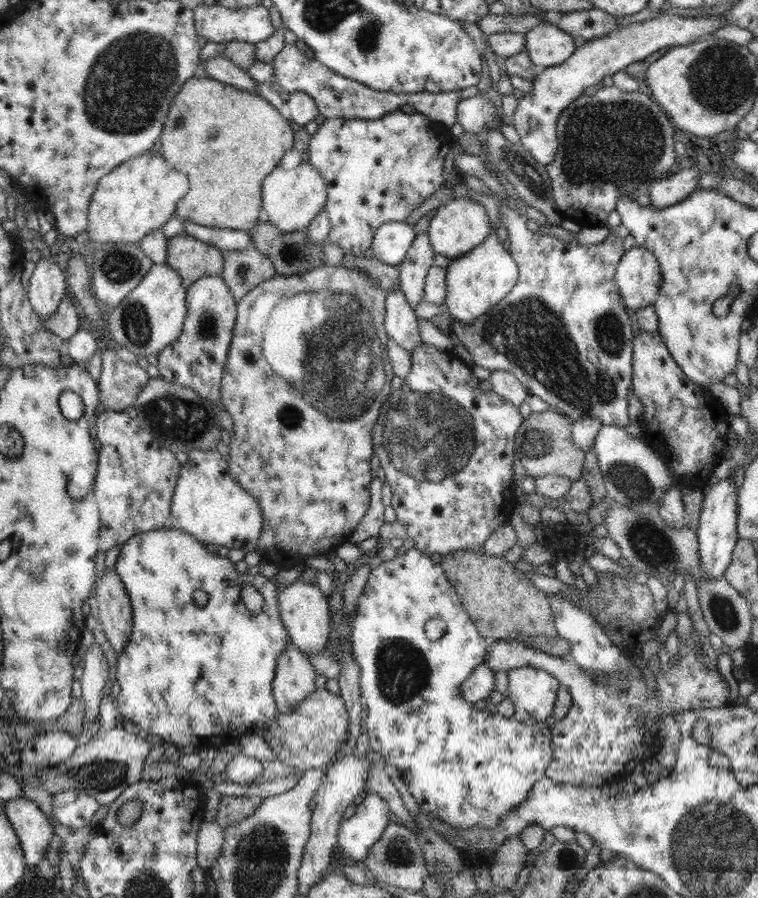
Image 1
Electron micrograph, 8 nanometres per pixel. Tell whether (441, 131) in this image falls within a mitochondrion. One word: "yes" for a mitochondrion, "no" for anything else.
no

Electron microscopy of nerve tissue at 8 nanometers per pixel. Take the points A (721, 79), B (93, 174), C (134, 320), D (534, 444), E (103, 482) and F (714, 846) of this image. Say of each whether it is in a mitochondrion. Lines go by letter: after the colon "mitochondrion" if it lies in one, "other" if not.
A: mitochondrion
B: other
C: mitochondrion
D: mitochondrion
E: other
F: mitochondrion

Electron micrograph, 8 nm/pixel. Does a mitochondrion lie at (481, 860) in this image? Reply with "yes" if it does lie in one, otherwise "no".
no

